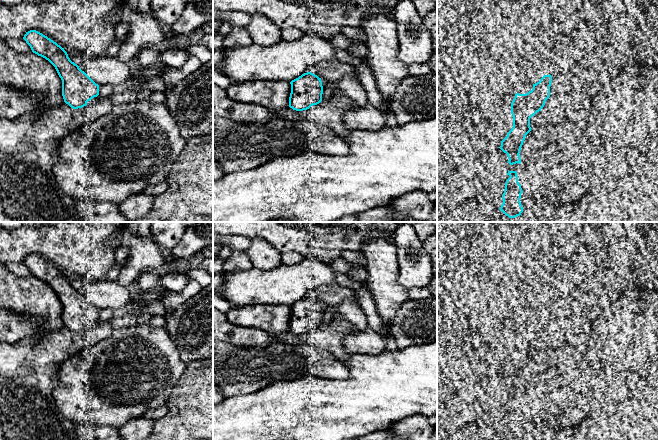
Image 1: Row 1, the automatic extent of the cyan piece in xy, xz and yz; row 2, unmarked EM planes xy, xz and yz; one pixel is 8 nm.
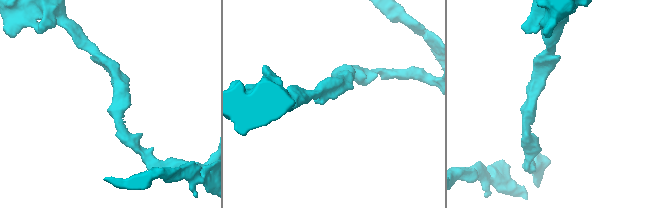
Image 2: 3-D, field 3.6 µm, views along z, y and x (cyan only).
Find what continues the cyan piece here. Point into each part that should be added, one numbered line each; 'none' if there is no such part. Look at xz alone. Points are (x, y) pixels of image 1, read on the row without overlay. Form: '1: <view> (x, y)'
none

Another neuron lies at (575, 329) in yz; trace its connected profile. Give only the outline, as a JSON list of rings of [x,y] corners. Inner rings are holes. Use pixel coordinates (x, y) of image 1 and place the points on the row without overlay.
[[[597,305],[591,308],[575,307],[559,322],[560,335],[564,344],[587,350],[591,346],[591,325],[599,310]]]

